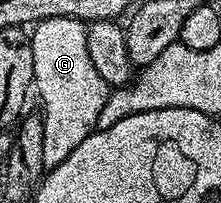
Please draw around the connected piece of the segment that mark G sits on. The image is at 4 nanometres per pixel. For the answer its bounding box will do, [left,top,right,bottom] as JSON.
[29,16,109,170]

